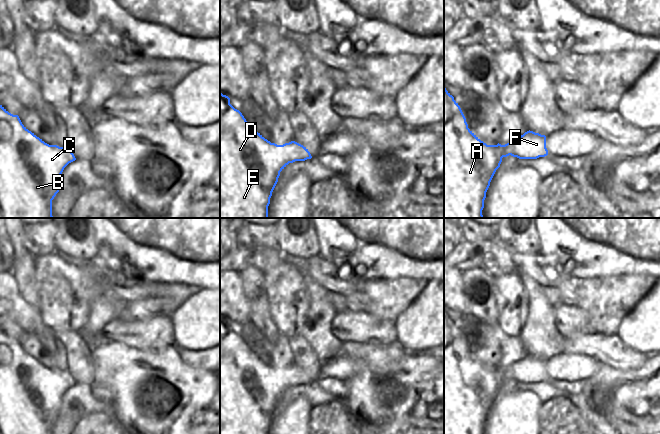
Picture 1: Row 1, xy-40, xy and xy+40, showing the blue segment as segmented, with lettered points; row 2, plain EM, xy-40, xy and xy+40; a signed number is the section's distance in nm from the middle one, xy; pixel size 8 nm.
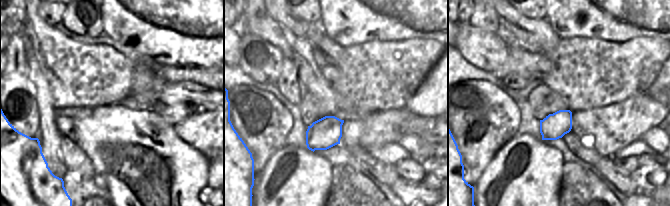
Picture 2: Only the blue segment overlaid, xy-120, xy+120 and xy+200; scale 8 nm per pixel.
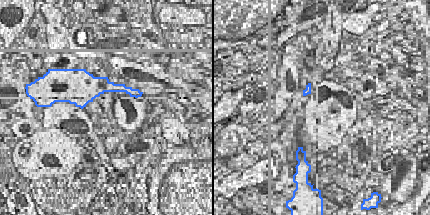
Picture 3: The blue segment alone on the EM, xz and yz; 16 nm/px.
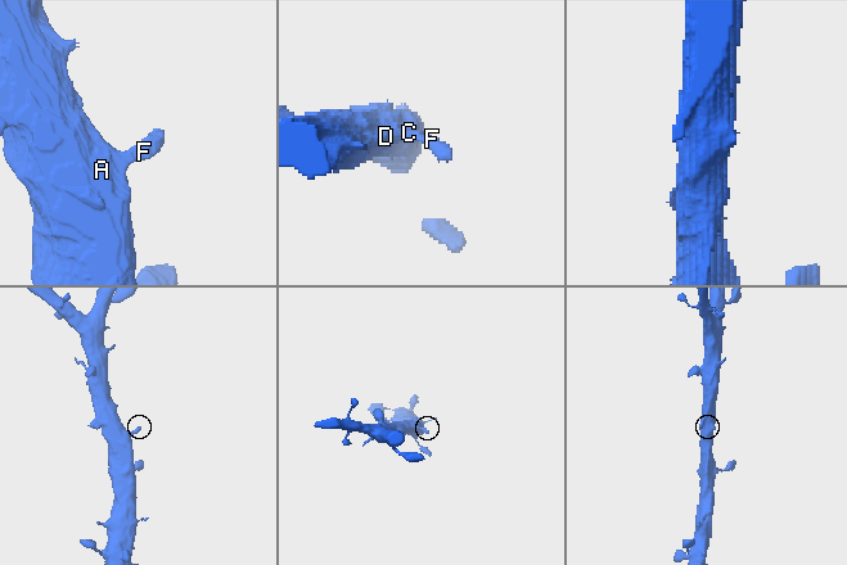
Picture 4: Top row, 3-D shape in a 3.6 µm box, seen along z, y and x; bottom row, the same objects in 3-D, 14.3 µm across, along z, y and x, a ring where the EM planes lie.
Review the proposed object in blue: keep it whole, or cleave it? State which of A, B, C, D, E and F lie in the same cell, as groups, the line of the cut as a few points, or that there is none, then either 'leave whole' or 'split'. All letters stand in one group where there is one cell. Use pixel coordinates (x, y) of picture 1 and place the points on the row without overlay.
groups A B C D E F; cut none; leave whole

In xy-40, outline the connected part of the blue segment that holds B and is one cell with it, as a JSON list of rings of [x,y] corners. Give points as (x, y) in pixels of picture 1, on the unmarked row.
[[[0,329],[0,434],[52,434],[52,424],[60,414],[60,400],[64,392],[75,384],[76,382],[68,369],[59,371],[45,367],[22,348],[18,339],[9,337]]]

